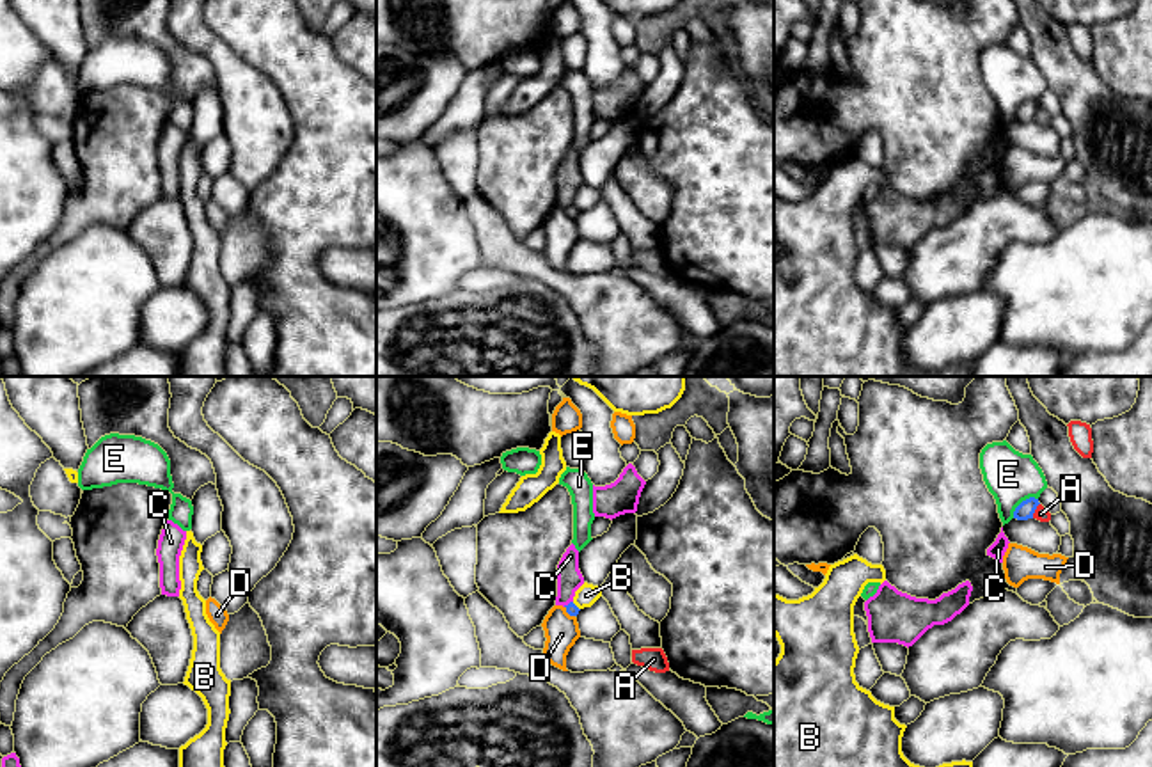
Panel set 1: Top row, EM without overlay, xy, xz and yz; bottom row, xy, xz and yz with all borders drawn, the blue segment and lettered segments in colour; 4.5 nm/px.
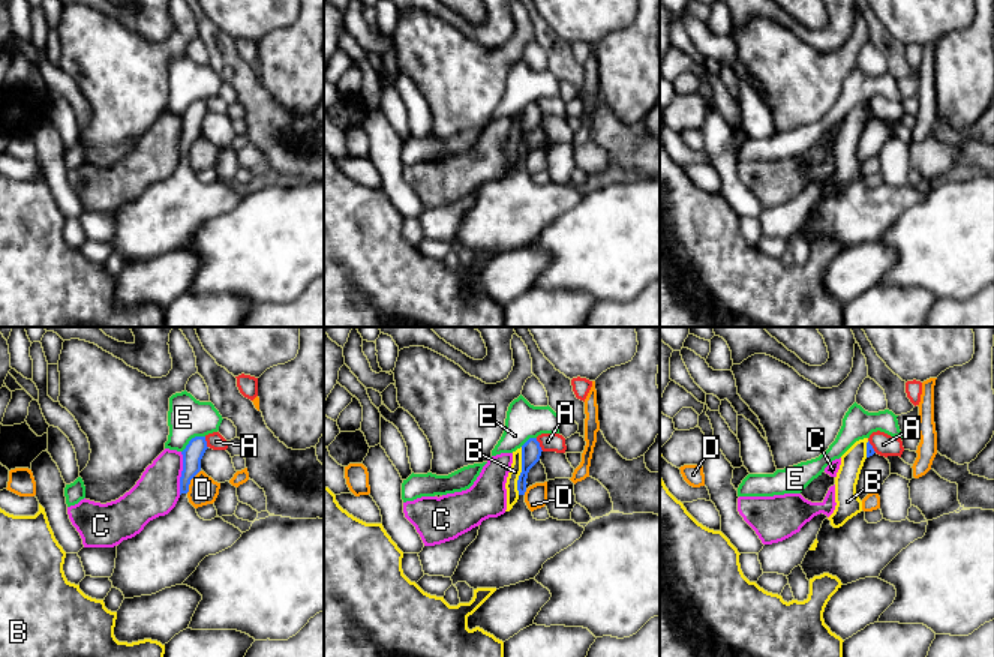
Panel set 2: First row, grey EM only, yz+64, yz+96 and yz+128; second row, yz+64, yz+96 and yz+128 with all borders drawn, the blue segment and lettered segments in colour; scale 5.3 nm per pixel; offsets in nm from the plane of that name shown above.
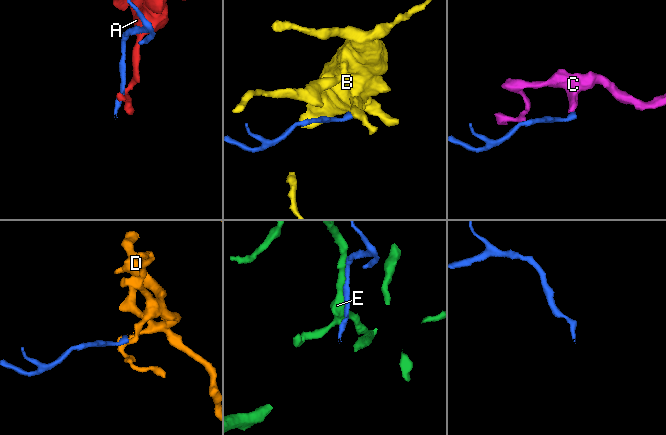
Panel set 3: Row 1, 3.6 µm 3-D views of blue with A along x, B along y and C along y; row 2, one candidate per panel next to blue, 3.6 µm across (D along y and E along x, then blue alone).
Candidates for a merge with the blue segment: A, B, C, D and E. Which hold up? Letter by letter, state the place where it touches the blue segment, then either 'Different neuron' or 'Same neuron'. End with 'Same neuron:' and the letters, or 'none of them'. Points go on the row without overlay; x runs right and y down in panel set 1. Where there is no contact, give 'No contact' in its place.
A: Touches blue at yz (1035, 110). Different neuron
B: Touches blue at xz (576, 208). Different neuron
C: Touches blue at xz (568, 206). Different neuron
D: Touches blue at xz (568, 215). Different neuron
E: Touches blue at yz (1021, 105). Different neuron
Same neuron: none of them

